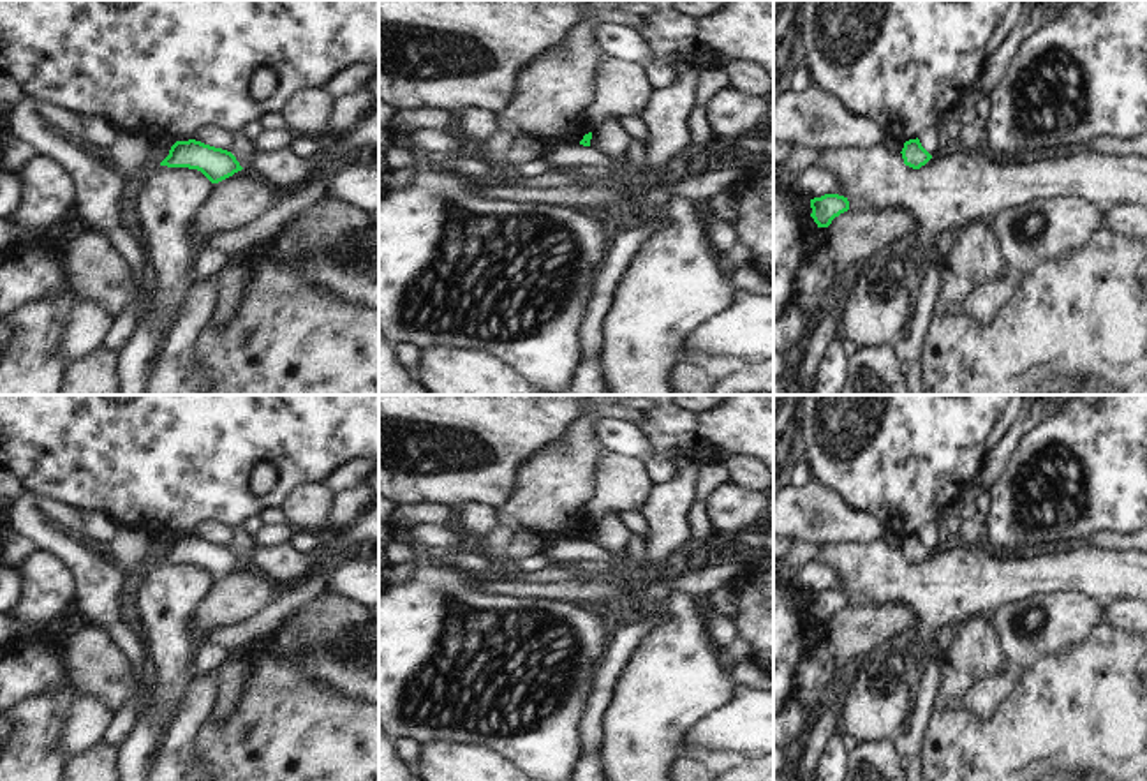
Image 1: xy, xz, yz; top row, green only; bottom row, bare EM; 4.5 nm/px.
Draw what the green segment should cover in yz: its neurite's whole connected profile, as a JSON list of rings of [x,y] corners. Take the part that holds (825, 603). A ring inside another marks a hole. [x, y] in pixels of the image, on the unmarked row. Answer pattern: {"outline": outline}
{"outline": [[[825,589],[810,594],[810,603],[818,622],[828,622],[835,612],[849,605],[849,596],[839,589]]]}

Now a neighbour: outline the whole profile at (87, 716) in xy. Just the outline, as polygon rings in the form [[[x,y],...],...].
[[[83,689],[70,691],[58,725],[58,753],[67,760],[104,740],[113,716],[113,707],[99,695]]]

